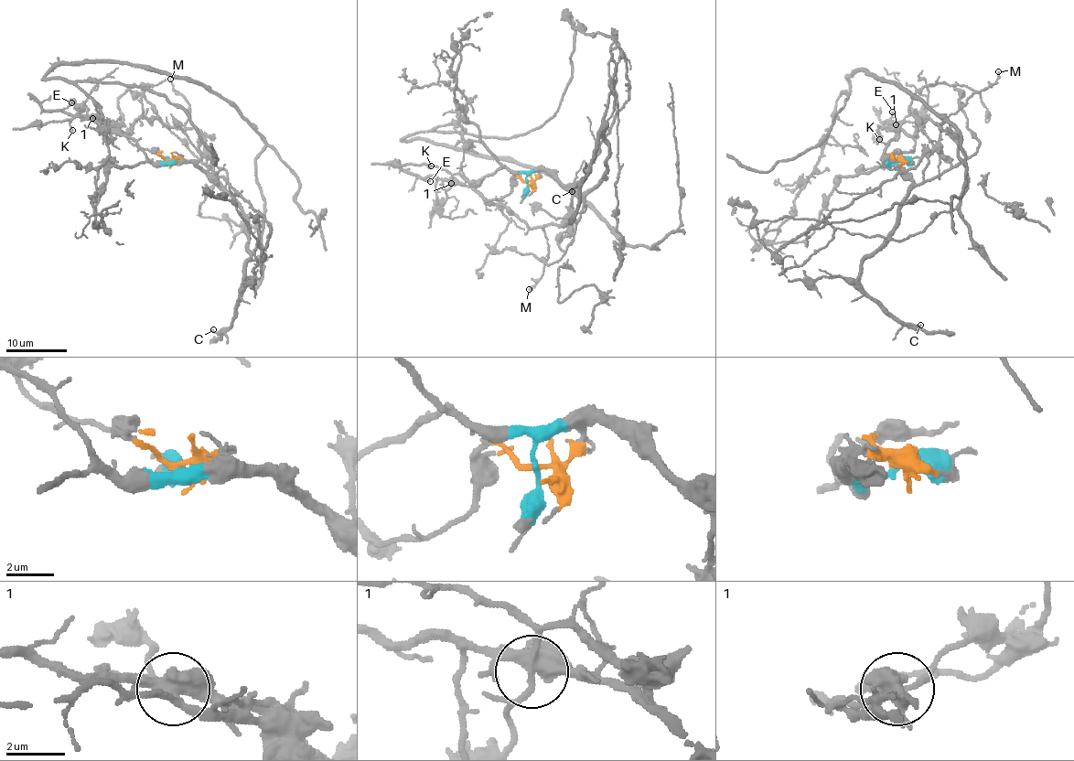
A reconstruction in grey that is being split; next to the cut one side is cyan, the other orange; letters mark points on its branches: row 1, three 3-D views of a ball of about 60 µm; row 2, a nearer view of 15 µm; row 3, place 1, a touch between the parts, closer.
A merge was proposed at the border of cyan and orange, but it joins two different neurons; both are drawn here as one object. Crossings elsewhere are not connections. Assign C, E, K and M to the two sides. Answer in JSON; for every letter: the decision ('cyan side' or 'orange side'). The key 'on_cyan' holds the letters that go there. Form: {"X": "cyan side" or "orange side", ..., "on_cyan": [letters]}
{"C": "cyan side", "E": "orange side", "K": "cyan side", "M": "orange side", "on_cyan": ["C", "K"]}

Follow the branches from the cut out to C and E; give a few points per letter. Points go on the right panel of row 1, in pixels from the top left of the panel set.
C: (897, 161), (886, 164), (913, 188), (897, 227), (862, 263), (859, 285), (897, 318), (920, 324)
E: (897, 161), (893, 153), (911, 151), (914, 148), (914, 140), (899, 126), (888, 123), (893, 111)

